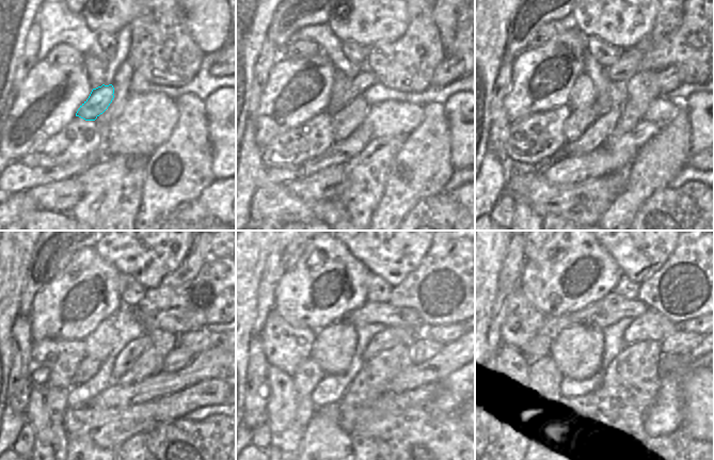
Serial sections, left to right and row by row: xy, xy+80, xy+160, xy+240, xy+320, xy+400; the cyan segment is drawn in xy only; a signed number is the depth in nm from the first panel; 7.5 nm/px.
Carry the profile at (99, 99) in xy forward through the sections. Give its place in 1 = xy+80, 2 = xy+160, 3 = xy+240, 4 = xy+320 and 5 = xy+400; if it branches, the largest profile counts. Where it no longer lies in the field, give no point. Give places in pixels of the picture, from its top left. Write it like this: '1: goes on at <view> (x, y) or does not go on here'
1: goes on at xy+80 (358, 84)
2: goes on at xy+160 (692, 48)
3: goes on at xy+240 (213, 283)
4: goes on at xy+320 (453, 283)
5: goes on at xy+400 (692, 282)

